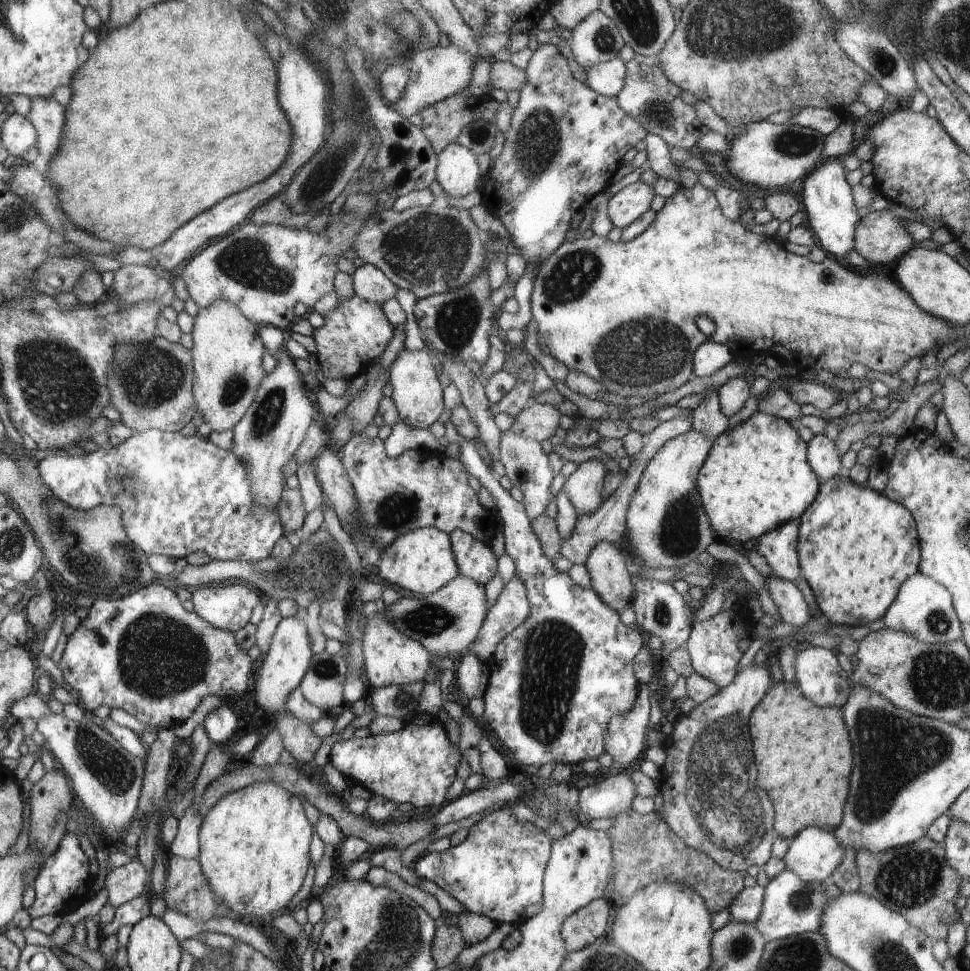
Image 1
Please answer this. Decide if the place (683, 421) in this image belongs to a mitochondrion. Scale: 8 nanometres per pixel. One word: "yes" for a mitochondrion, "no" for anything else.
no

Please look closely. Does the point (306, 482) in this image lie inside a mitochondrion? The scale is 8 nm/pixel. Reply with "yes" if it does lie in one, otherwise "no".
no

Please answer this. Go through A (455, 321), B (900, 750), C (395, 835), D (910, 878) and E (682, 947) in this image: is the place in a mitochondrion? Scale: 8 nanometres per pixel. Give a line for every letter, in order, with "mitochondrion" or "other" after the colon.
A: mitochondrion
B: mitochondrion
C: mitochondrion
D: mitochondrion
E: other

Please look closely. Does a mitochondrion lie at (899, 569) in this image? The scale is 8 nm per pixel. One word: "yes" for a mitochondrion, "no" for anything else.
no

